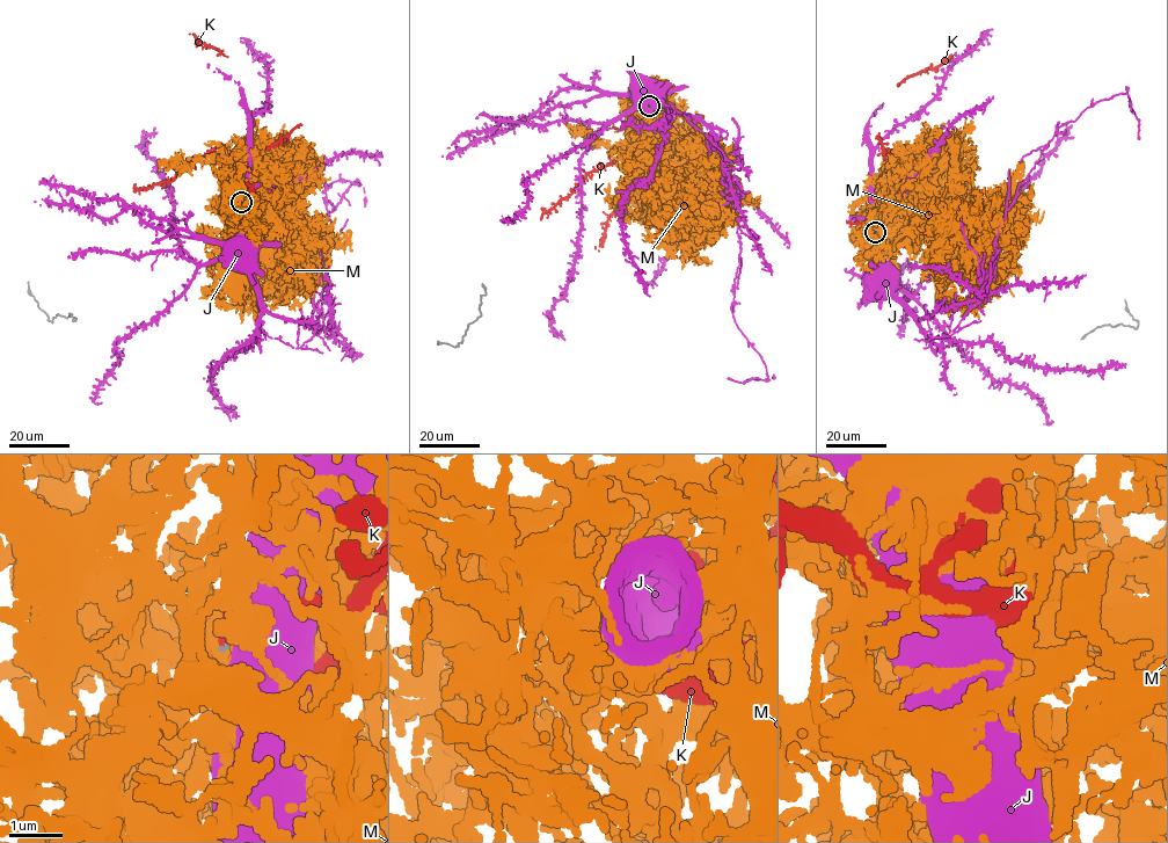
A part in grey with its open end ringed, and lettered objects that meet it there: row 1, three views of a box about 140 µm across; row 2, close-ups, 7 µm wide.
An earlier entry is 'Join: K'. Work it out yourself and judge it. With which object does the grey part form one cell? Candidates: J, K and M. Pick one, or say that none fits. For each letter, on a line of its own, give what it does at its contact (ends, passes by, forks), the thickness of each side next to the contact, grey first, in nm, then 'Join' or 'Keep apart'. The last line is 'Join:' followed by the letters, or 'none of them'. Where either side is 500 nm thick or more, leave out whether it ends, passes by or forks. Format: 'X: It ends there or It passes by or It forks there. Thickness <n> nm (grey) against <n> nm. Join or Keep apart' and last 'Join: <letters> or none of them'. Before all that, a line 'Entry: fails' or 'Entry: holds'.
Entry: holds
J: Thickness 100 nm (grey) against 800 nm. Keep apart
K: It ends there. Thickness 100 nm (grey) against 480 nm. Join
M: Thickness 100 nm (grey) against 500 nm. Keep apart
Join: K

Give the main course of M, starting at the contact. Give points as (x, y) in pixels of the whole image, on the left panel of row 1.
M: (242, 202), (242, 210), (255, 218), (261, 233), (278, 230), (283, 235), (300, 227), (304, 230)

